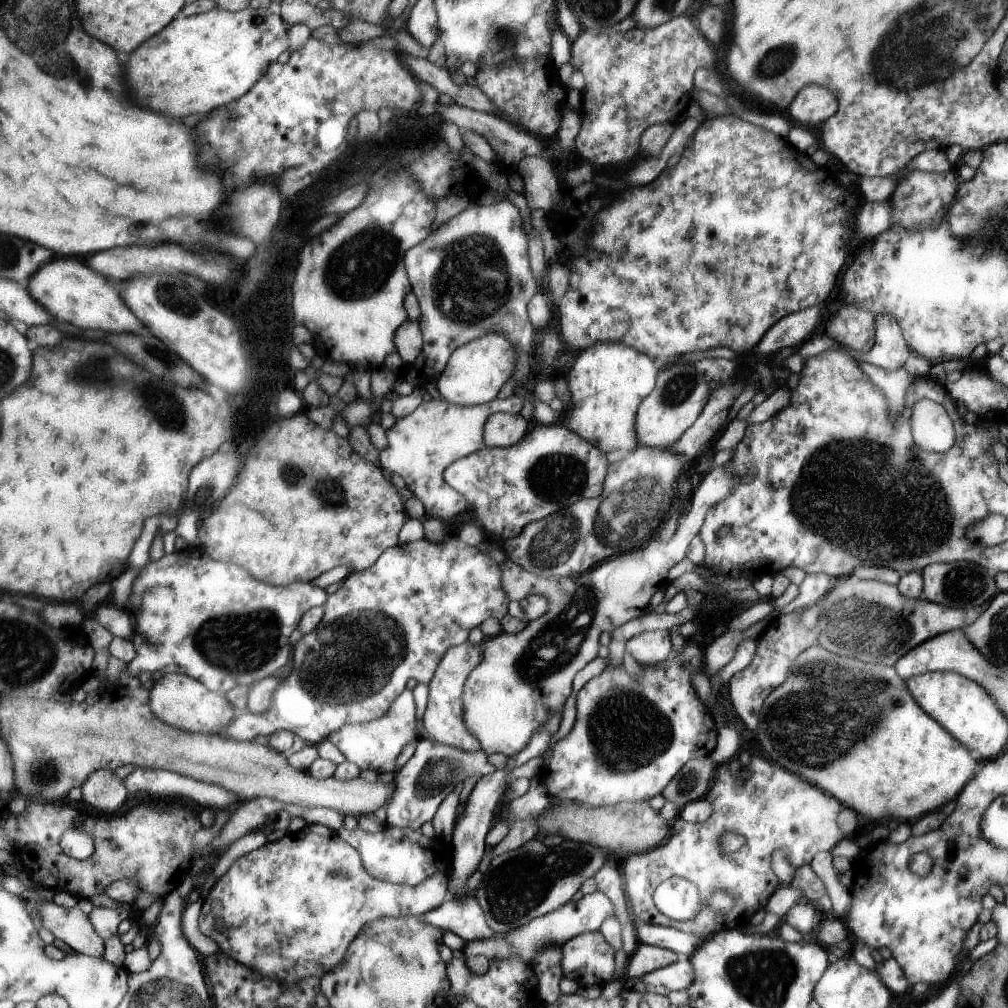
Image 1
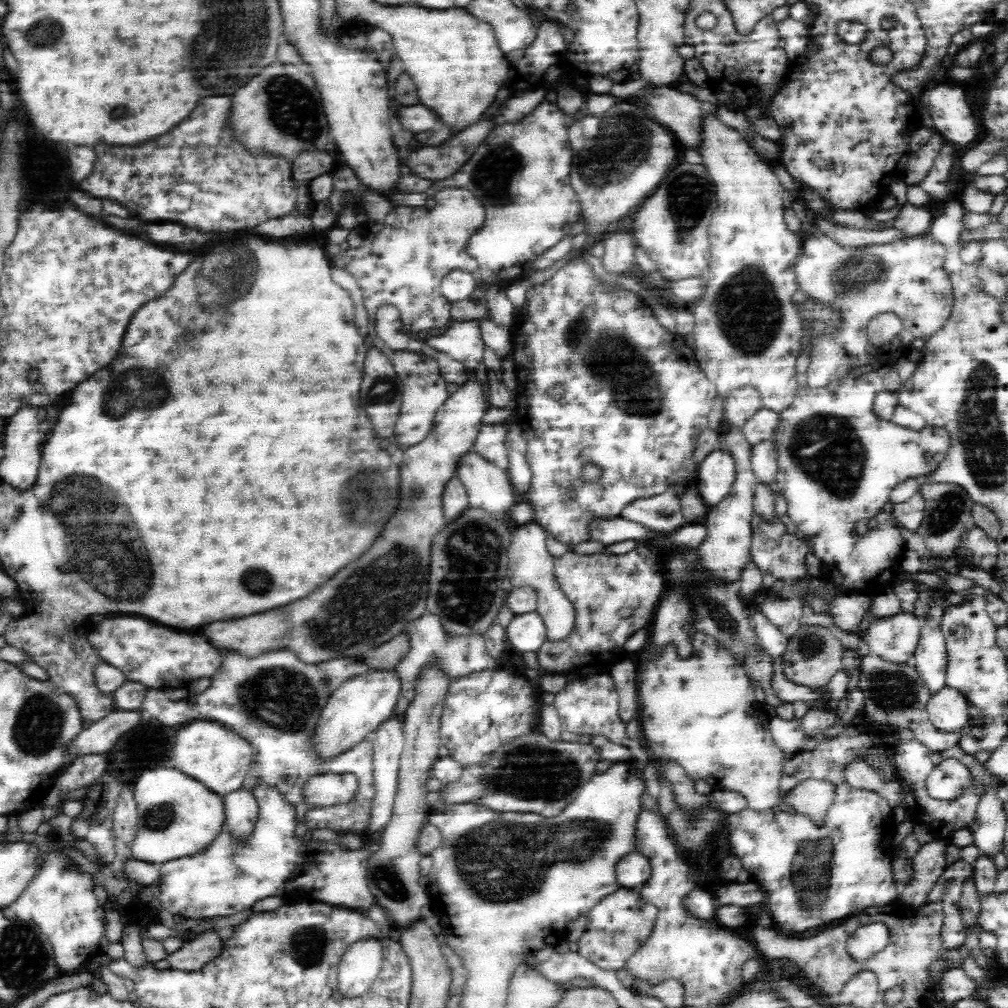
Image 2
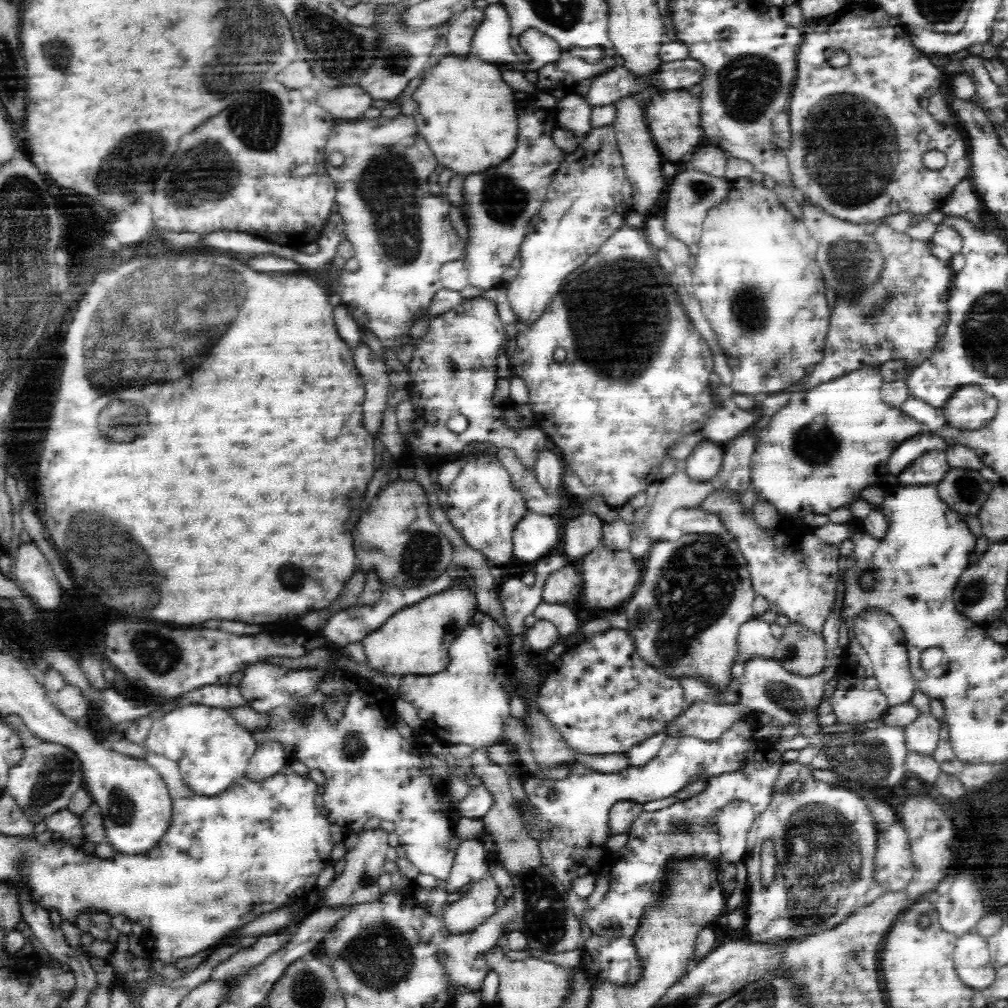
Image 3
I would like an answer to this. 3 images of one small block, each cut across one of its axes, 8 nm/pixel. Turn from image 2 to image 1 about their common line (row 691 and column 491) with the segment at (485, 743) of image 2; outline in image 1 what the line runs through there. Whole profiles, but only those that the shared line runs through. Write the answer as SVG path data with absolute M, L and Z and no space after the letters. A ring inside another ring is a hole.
M558 423L527 432L508 448L488 448L455 460L442 473L445 482L466 498L484 530L502 539L519 535L528 523L561 512L582 499L598 498L612 458Z

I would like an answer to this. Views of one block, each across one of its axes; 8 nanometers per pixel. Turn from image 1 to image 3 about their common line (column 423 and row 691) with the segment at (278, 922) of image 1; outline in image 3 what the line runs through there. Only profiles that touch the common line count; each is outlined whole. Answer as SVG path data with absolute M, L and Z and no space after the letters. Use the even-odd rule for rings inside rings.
M868 608L854 617L853 632L862 647L868 651L873 664L874 678L880 693L887 699L888 706L899 706L910 701L916 683L911 675L905 636L892 615L880 608Z

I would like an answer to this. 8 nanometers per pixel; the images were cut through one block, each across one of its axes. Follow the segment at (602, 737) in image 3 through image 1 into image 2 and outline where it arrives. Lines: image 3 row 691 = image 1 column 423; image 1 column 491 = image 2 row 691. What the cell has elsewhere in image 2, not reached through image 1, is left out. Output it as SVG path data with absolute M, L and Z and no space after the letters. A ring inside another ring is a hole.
M598 672L591 678L568 682L565 688L556 695L554 707L559 714L563 730L584 736L604 734L612 744L626 746L638 756L643 753L643 745L640 741L626 737L625 725L618 718L618 698L616 684L610 672Z

